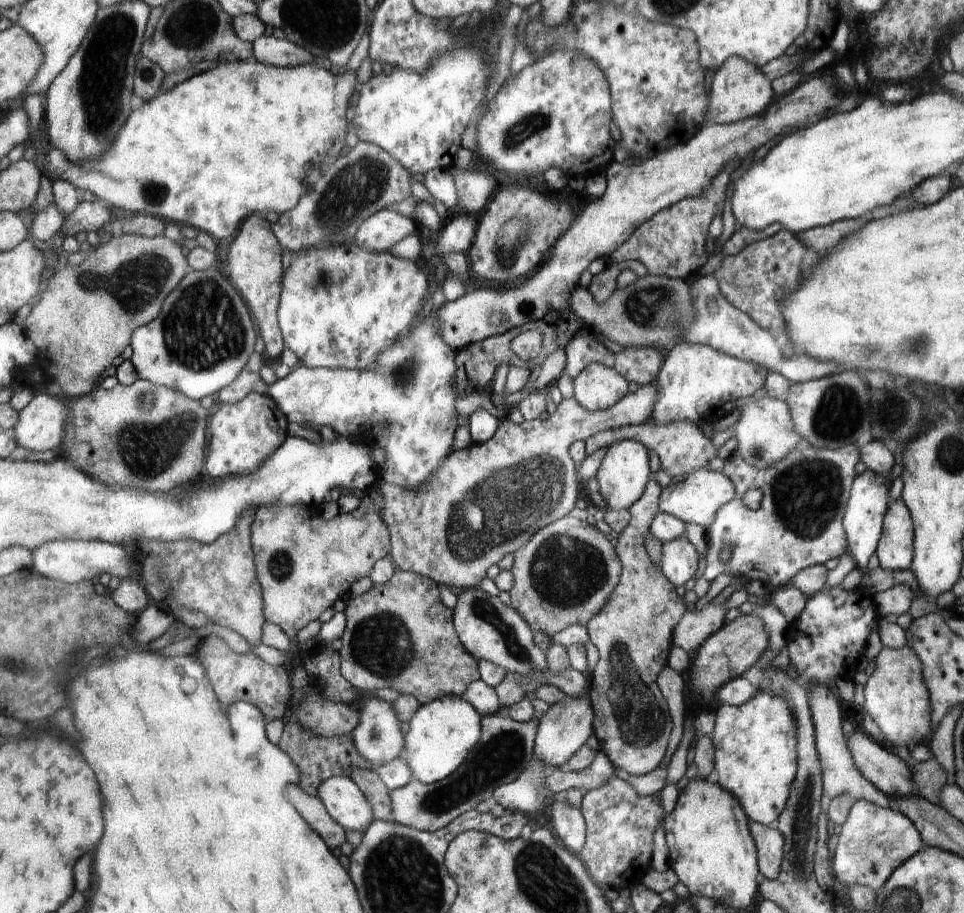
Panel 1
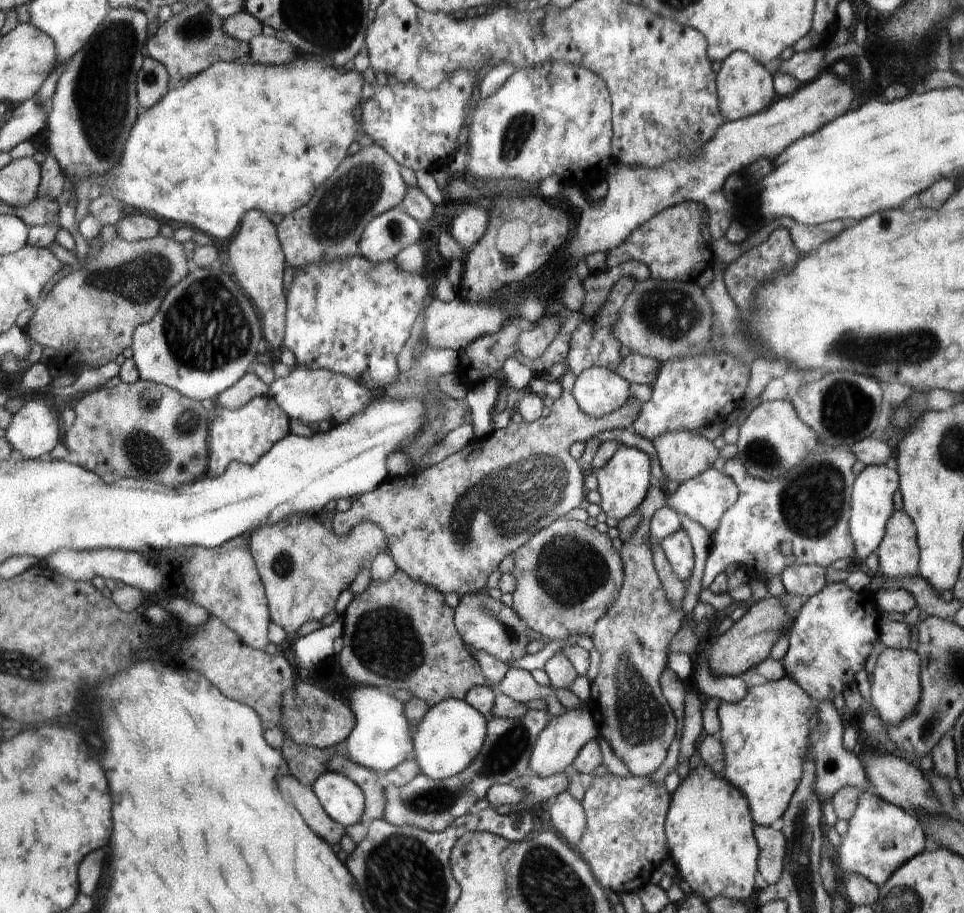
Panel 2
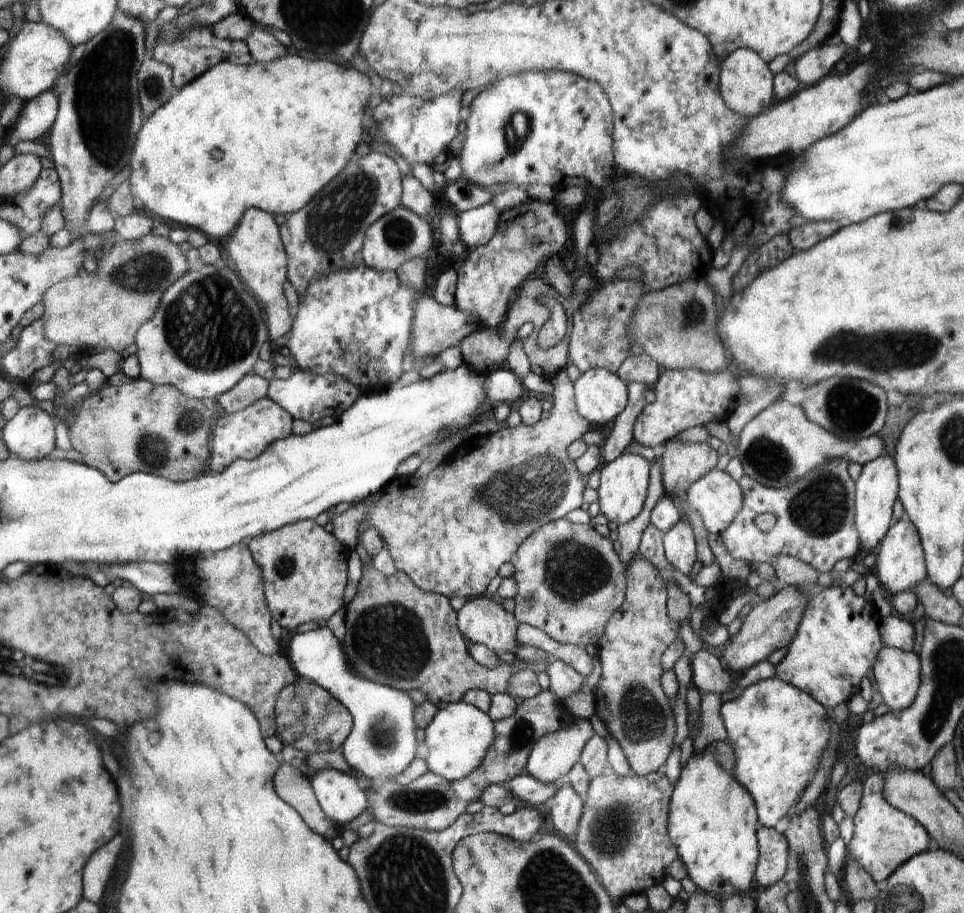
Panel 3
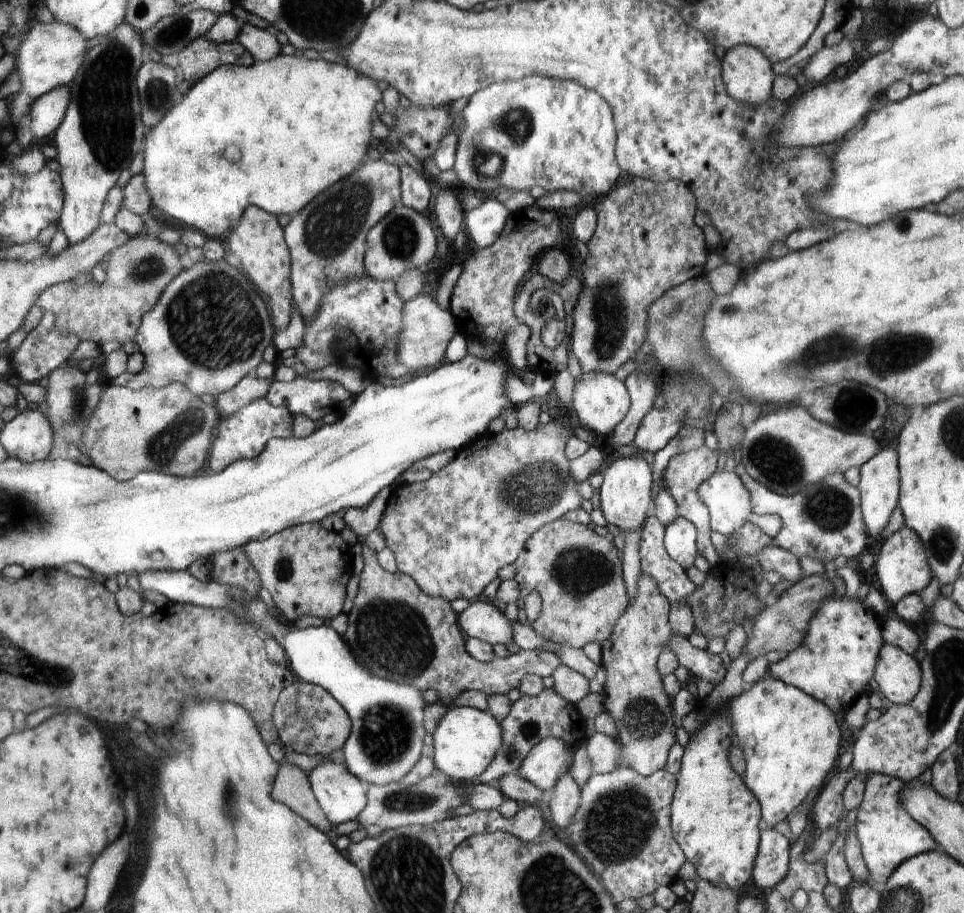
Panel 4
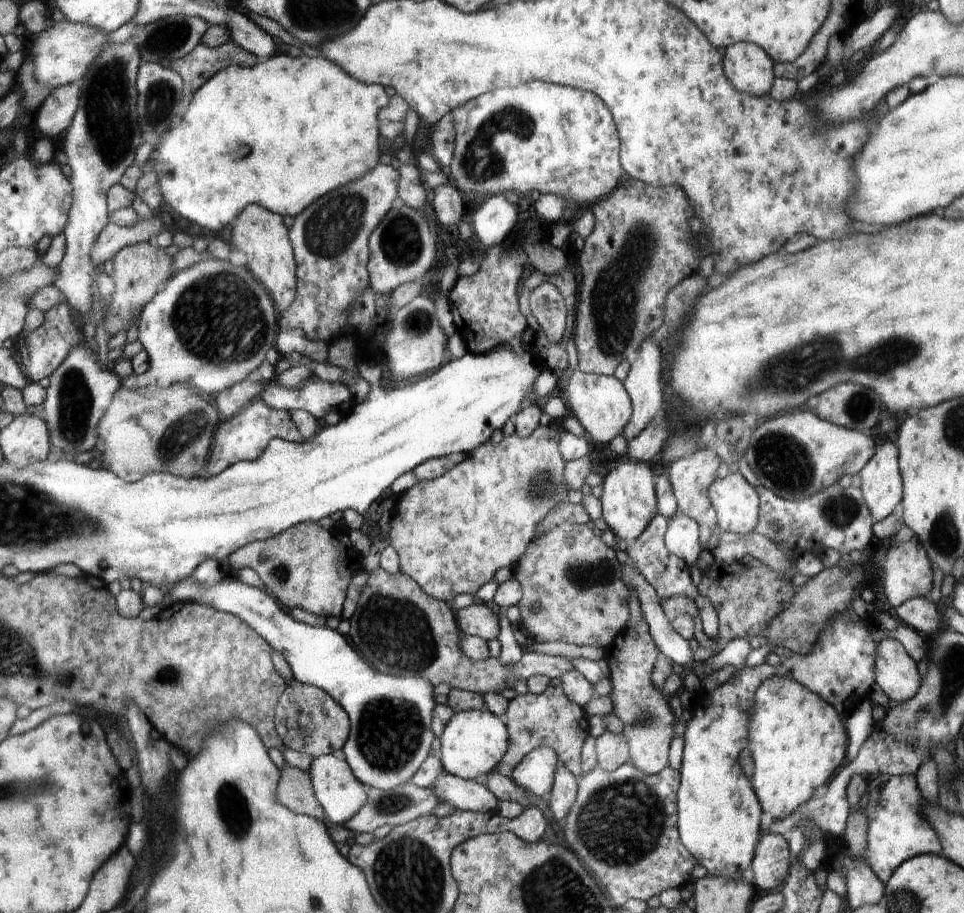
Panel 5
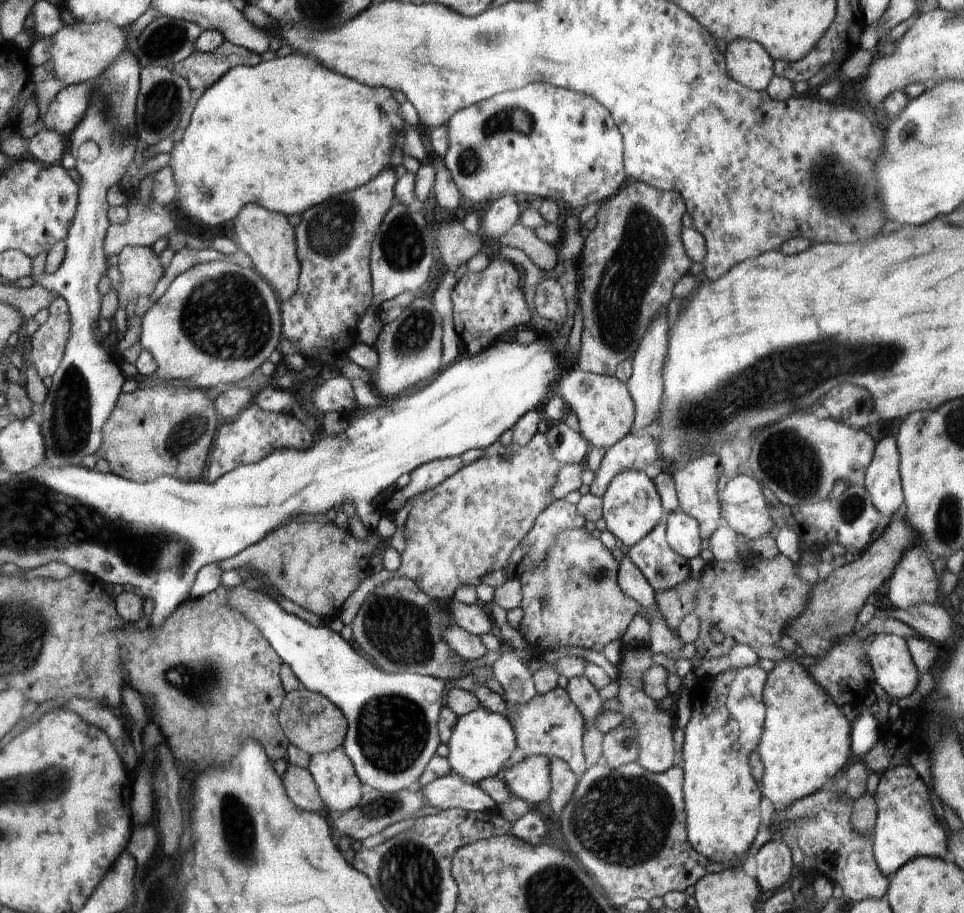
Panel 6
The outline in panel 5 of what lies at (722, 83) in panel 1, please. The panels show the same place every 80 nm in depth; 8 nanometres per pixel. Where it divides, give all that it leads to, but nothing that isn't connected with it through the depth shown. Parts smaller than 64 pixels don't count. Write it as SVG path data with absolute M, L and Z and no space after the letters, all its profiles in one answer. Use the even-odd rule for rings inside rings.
M740 41L725 49L725 75L734 87L754 96L768 95L775 64L760 45Z

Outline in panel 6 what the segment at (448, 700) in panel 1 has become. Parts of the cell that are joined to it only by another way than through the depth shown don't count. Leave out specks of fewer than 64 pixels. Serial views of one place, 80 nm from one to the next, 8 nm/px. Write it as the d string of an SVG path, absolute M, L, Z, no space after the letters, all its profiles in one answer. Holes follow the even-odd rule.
M479 706L458 718L447 746L449 754L446 758L453 767L453 773L458 773L469 783L480 783L481 780L496 777L502 765L512 756L517 747L516 730L502 713L490 712L490 709Z

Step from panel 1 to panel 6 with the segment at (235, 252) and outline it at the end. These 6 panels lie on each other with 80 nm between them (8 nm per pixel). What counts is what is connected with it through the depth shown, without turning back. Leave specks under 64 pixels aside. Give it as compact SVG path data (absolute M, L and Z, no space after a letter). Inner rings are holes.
M254 203L245 204L235 221L236 242L238 249L246 252L252 259L253 267L261 272L265 281L278 292L283 302L292 298L300 288L298 272L301 272L296 258L296 245L294 242L294 228L290 226L285 214L270 211Z

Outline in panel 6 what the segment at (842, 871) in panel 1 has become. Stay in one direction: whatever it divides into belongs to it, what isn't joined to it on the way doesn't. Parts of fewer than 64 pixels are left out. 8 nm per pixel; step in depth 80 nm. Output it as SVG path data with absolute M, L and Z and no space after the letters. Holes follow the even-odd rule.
M911 765L892 767L881 773L880 782L874 793L877 819L871 839L877 864L889 878L906 863L918 857L944 859L948 854L946 828L938 824L929 790Z

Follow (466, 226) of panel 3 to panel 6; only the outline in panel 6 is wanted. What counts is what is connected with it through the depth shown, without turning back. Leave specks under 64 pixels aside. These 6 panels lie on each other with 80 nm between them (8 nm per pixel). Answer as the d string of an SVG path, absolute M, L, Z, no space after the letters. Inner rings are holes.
M506 193L490 202L488 211L481 216L480 234L486 239L496 240L520 220L524 207L516 201L513 193Z

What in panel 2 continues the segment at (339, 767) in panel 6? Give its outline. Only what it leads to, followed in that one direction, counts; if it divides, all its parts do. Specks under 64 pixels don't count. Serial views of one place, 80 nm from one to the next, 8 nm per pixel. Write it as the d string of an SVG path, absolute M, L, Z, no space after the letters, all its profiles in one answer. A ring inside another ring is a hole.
M328 770L311 787L326 814L344 828L362 820L365 793L350 777Z

